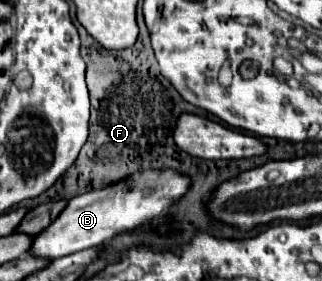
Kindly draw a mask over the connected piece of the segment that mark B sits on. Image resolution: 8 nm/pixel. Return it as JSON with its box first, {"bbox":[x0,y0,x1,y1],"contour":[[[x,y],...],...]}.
{"bbox":[29,169,189,261],"contour":[[[167,169],[167,171],[143,171],[135,173],[129,179],[123,179],[115,185],[105,189],[89,191],[79,197],[67,201],[65,209],[53,219],[49,227],[37,233],[31,241],[29,255],[43,261],[55,261],[59,257],[97,247],[103,241],[109,241],[113,235],[121,231],[129,231],[137,225],[149,223],[151,219],[159,217],[173,201],[177,201],[189,189],[189,177]]]}

